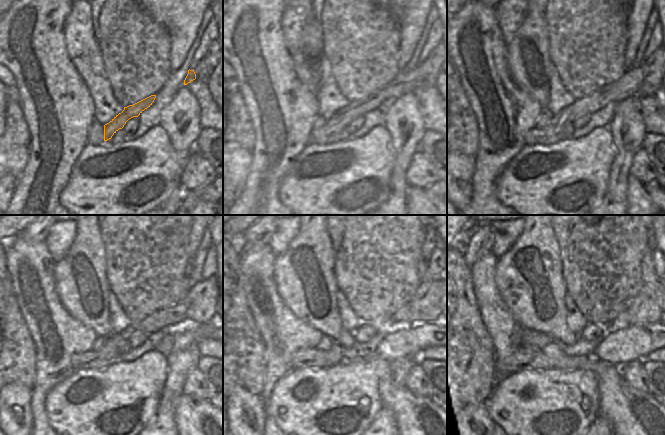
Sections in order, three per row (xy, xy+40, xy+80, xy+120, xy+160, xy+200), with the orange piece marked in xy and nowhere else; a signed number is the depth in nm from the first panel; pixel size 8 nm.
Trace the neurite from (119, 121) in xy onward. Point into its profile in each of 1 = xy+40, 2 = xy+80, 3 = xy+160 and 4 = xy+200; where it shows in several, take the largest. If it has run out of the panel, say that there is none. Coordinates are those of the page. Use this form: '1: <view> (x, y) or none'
1: xy+40 (406, 81)
2: xy+80 (629, 84)
3: xy+160 (303, 358)
4: xy+200 (524, 357)

